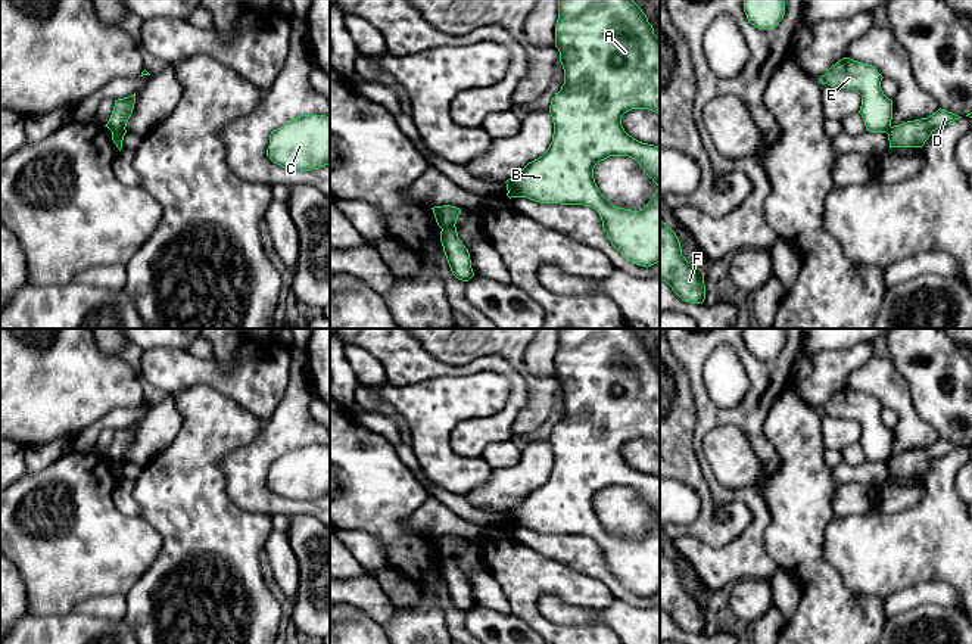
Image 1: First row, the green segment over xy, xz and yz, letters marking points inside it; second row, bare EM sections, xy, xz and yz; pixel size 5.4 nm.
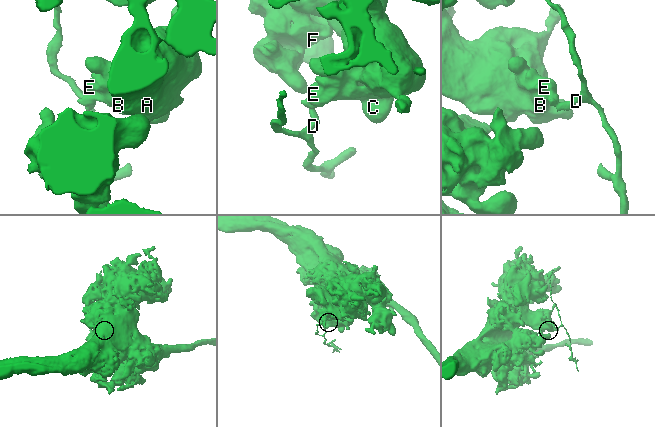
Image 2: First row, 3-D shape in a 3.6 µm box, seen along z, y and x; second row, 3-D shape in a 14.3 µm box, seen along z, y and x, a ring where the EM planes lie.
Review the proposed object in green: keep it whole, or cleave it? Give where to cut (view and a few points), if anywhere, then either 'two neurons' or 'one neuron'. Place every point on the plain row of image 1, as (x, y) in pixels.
cut in xy along (124, 459), (112, 463); two neurons

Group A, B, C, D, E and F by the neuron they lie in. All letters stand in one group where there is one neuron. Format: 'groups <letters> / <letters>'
groups A B C E F / D

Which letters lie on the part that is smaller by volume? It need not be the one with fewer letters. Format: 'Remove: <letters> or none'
Remove: D

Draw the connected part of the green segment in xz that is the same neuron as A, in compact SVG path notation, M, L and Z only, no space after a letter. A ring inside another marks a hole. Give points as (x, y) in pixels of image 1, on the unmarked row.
M558 329L555 377L564 399L564 414L551 430L554 452L548 480L529 492L515 507L507 510L507 526L527 528L540 533L583 535L595 539L611 575L632 594L651 597L660 592L660 477L629 466L621 448L632 439L648 439L660 445L660 368L647 345L632 329ZM610 486L629 486L658 516L644 539L614 536L598 519L594 498Z

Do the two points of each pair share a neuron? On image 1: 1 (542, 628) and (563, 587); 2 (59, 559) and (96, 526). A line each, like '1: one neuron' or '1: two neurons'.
1: one neuron
2: one neuron

